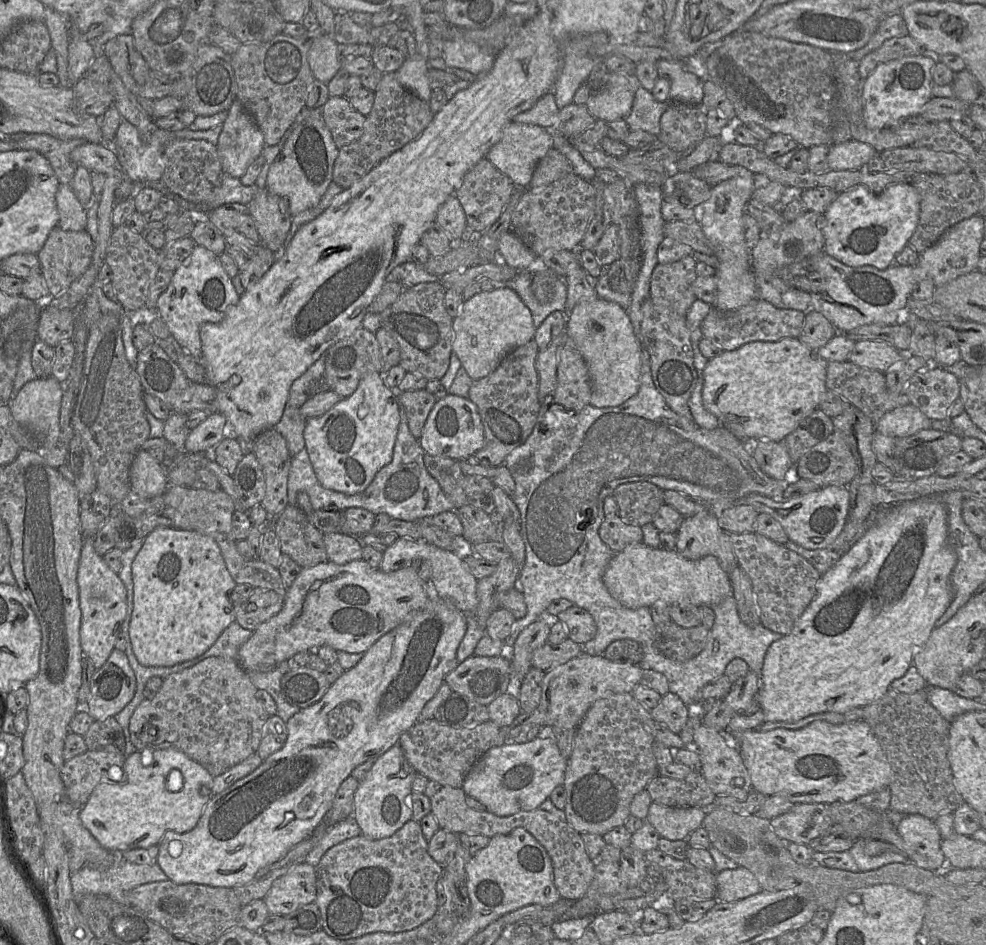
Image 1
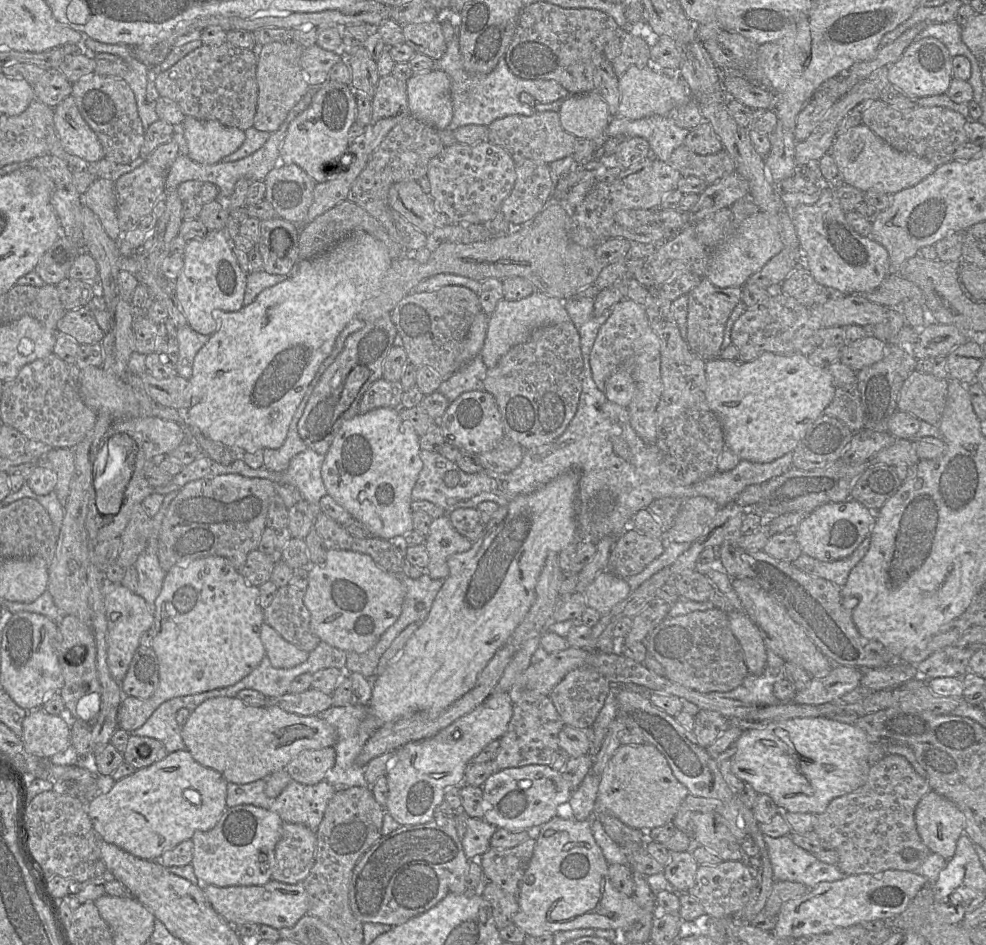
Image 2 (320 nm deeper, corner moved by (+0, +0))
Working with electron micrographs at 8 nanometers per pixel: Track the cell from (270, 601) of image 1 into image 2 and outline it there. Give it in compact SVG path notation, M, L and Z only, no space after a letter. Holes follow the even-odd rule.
M293 586L278 588L271 604L263 609L263 622L286 641L309 653L321 640L310 628L311 616L303 598L304 592Z

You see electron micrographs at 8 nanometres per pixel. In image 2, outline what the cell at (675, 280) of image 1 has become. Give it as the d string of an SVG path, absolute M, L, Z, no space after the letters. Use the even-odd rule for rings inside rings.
M703 277L699 284L687 293L687 296L688 314L685 340L691 350L705 361L715 359L721 353L727 320L735 306L741 301L741 287L720 288Z

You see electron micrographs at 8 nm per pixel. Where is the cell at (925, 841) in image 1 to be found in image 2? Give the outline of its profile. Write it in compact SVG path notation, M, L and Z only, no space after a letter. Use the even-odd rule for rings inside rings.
M930 791L916 806L915 823L921 840L931 852L946 860L953 858L966 827L965 814L955 803Z

